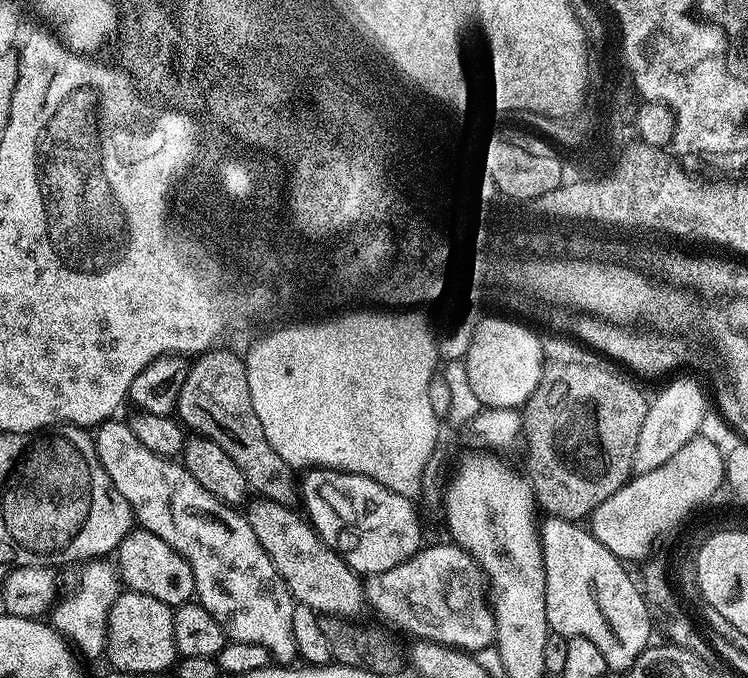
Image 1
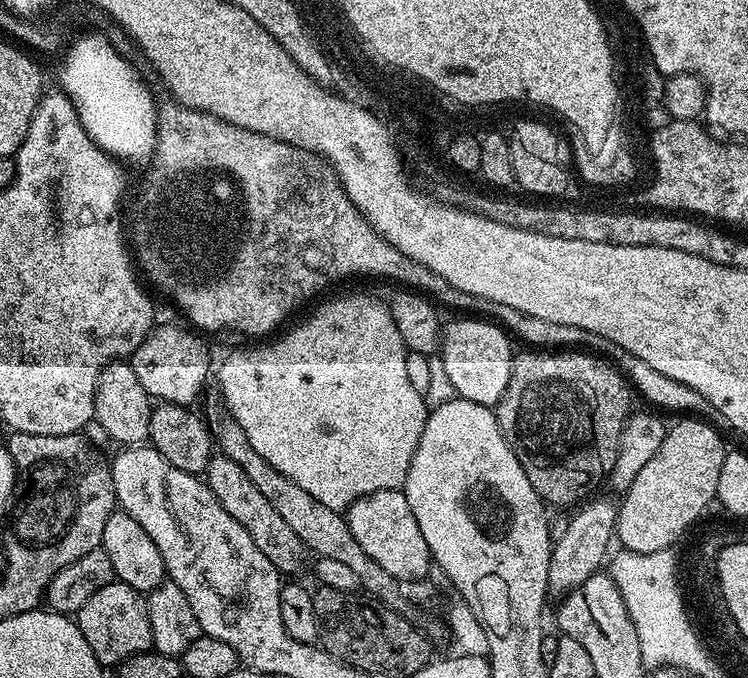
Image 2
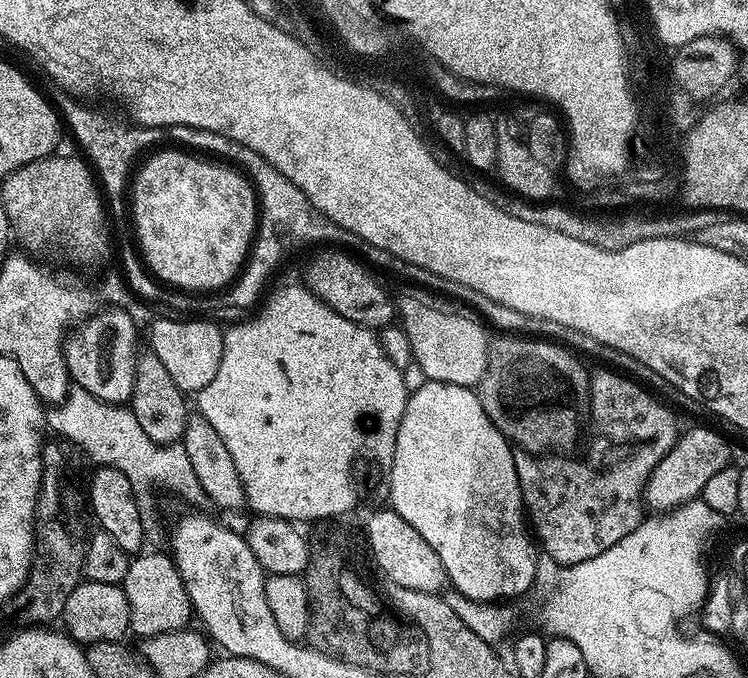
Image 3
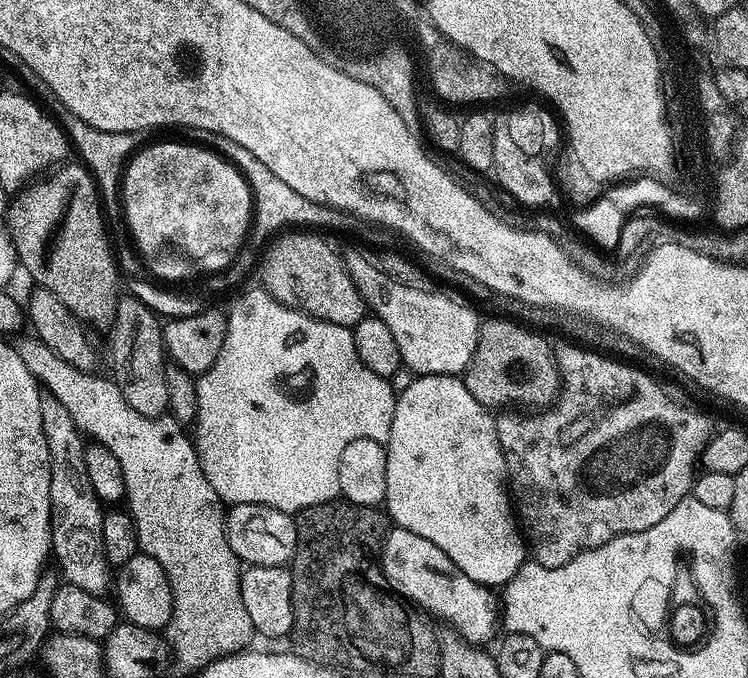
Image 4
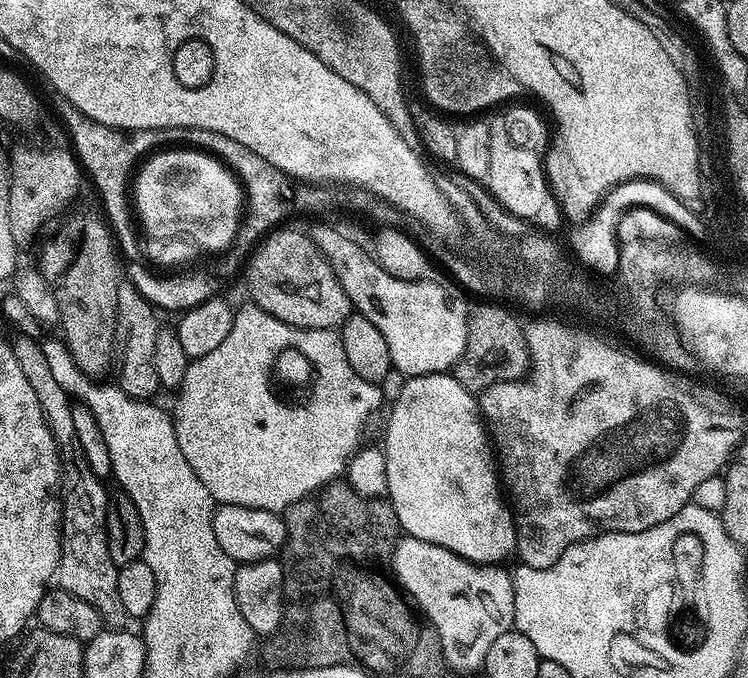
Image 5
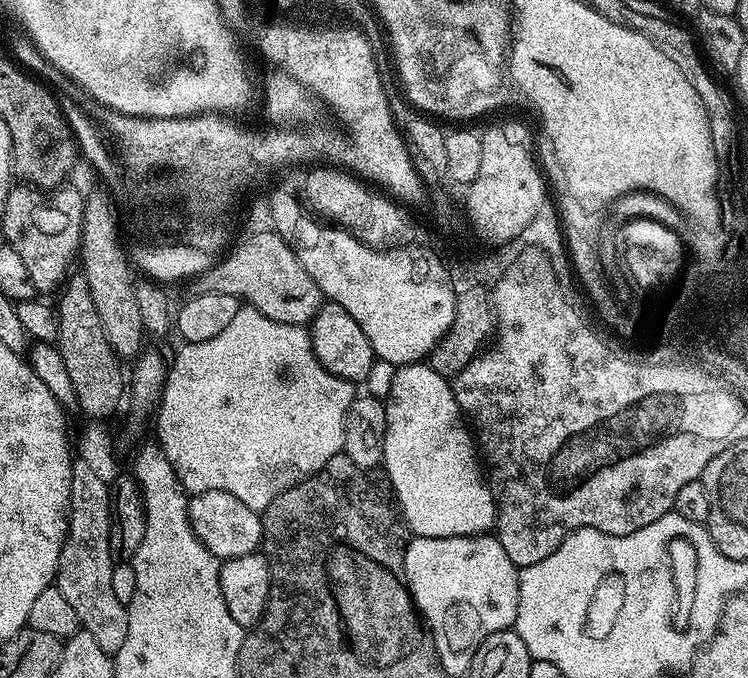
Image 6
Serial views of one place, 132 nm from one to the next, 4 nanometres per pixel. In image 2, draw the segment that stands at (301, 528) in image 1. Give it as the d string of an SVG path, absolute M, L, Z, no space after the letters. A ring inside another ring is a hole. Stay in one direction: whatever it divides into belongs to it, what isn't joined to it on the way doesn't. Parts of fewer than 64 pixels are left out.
M223 454L213 455L202 476L214 498L222 502L222 510L226 510L226 514L230 514L230 518L234 518L234 522L238 522L238 526L242 526L242 530L246 530L246 534L254 538L254 546L258 546L258 550L262 550L262 554L270 558L270 562L280 573L292 578L295 577L292 576L295 572L303 570L306 549L302 538L298 538L298 534L294 534L294 530L286 526L282 514L278 514L278 510L270 506L266 494L262 494L262 490L258 490L258 486L254 486L254 482L246 478L246 470L242 470L238 462Z

